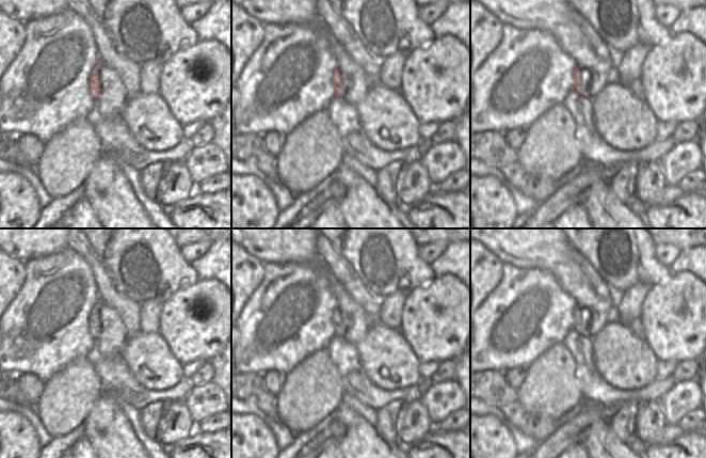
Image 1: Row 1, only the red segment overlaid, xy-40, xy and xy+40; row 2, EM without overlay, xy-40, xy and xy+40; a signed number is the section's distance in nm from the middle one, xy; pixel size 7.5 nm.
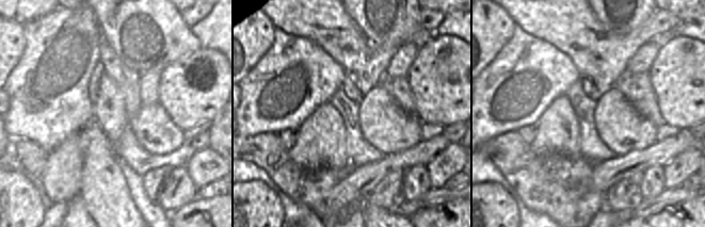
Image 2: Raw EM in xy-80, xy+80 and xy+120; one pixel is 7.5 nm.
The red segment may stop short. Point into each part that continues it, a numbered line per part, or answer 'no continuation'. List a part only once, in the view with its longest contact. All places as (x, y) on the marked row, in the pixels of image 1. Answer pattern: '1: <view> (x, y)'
1: xy+40 (586, 76)

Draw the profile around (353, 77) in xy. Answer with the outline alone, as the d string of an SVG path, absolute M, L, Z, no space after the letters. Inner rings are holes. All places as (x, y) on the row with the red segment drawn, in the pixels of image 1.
M330 36L330 49L338 62L342 83L347 86L344 100L352 106L356 106L364 99L368 92L368 79L362 67L332 36Z

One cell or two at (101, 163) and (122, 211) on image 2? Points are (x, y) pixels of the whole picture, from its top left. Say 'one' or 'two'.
one

